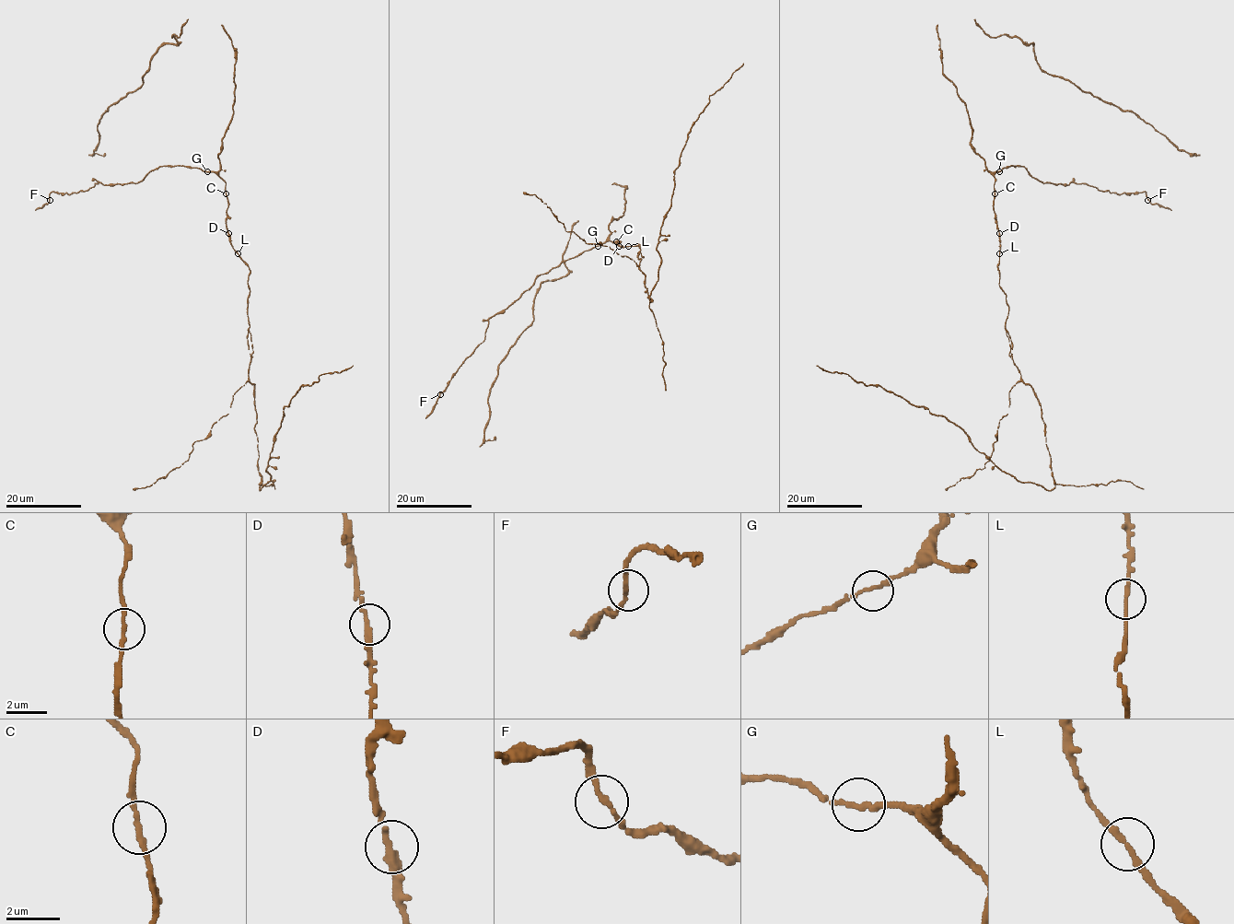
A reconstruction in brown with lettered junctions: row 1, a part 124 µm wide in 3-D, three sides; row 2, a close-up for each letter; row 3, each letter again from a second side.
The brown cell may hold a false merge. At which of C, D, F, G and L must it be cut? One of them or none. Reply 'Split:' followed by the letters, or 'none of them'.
Split: none of them

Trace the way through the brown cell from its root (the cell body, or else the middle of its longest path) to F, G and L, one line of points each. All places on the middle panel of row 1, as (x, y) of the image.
F: (618, 245), (618, 240), (607, 240), (541, 274), (517, 299), (488, 320), (485, 339), (463, 362), (440, 394)
G: (618, 245), (618, 240), (607, 240), (598, 246)
L: (618, 245), (629, 246)

